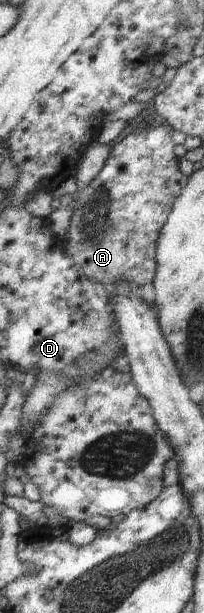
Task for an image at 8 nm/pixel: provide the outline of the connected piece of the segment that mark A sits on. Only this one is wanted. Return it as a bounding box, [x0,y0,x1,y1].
[64,122,188,287]

